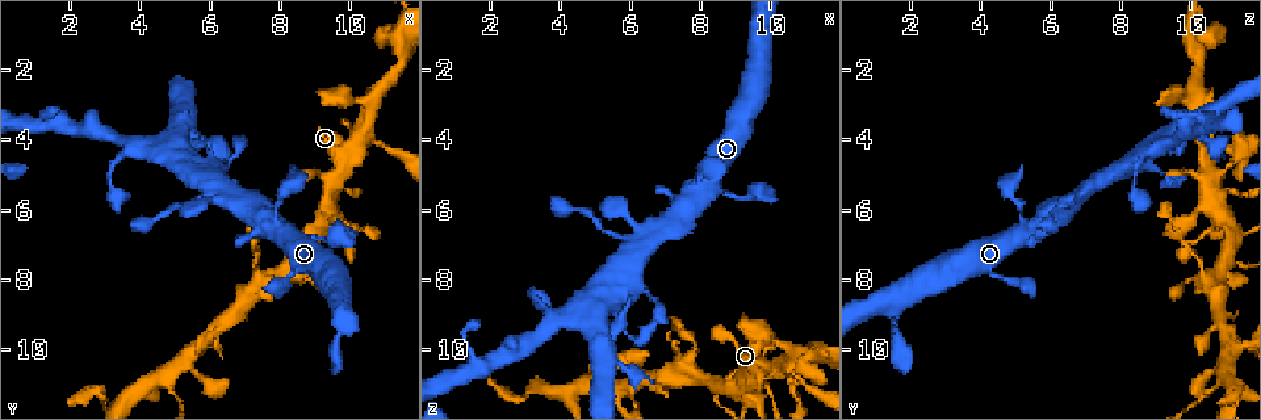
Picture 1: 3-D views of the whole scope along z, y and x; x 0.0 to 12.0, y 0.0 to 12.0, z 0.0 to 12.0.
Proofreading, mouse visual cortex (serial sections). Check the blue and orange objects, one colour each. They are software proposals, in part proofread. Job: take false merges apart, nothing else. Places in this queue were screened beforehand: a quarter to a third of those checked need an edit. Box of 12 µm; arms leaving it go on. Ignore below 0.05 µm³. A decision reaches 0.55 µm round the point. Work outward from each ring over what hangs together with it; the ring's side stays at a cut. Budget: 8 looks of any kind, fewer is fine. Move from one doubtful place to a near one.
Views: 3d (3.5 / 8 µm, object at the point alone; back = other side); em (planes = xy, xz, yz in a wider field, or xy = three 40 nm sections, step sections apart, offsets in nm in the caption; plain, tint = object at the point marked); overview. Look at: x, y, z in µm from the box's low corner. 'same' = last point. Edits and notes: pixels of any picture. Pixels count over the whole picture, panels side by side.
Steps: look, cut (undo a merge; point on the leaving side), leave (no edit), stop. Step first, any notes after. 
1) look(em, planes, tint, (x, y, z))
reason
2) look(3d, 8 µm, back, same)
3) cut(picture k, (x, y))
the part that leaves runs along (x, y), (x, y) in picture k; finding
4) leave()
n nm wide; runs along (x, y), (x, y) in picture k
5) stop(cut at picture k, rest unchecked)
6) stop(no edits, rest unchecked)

look(3d, 8 µm, (11.3, 1.1, 10.1))
abrupt turn

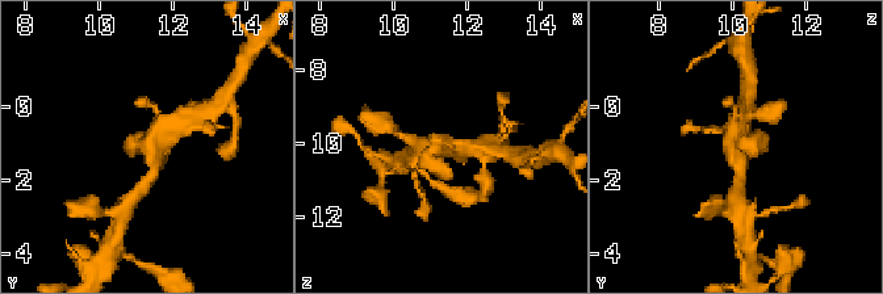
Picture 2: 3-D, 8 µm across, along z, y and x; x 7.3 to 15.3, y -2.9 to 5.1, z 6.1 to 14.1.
look(em, xy, step 2, tint, (11.4, 1.1, 10.1))

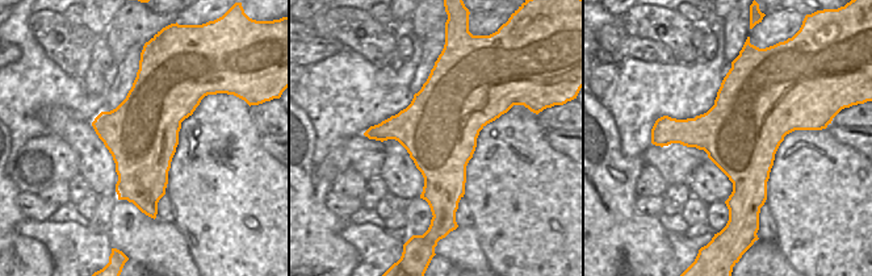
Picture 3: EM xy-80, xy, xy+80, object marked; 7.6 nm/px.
leave()
runs along (739, 179), (735, 145), (758, 139) in picture 2; continuous, no second cell

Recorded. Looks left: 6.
look(3d, 3.5 µm, back, (9.6, 5.1, 10.6))
a fork

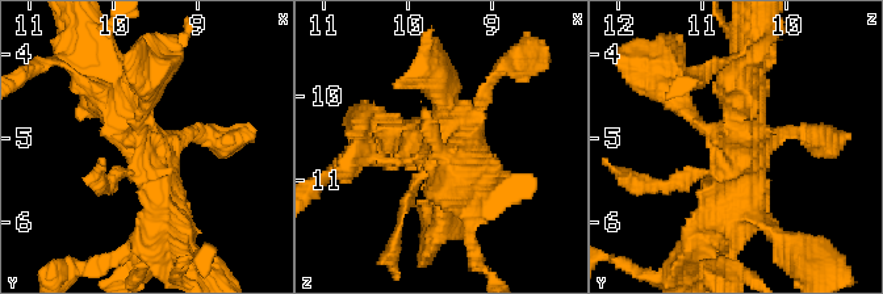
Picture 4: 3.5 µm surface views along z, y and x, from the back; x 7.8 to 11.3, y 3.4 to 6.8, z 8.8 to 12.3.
look(em, xy, step 3, tint, (9.60, 5.10, 10.55))

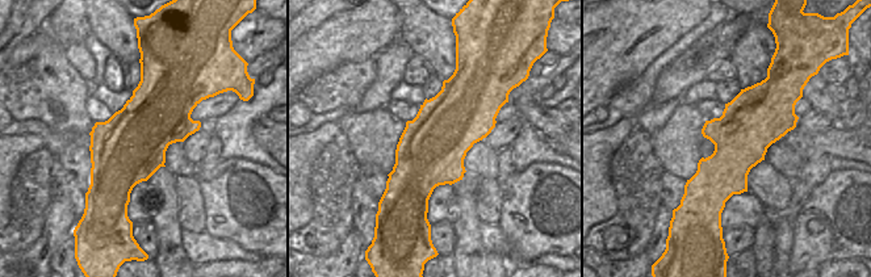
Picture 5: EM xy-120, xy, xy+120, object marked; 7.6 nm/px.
leave()
runs along (757, 71), (724, 221) in picture 4; continuous, no second cell

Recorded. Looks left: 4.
look(3d, 3.5 µm, (8.5, 7.9, 10.9))
four or more arms meet

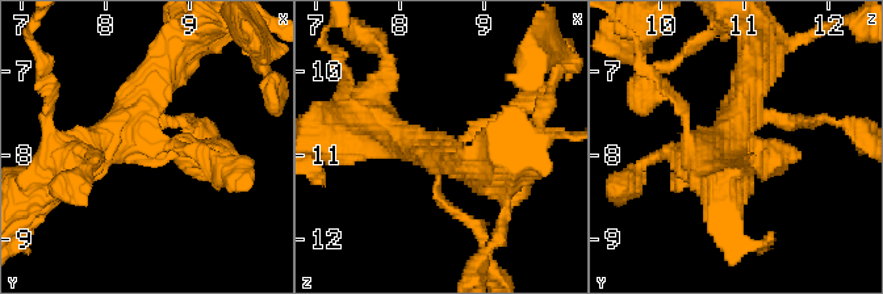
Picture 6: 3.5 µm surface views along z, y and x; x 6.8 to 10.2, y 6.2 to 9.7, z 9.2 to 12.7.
look(em, xy, step 5, plain, (8.45, 7.90, 10.90))
shape alone is not enough

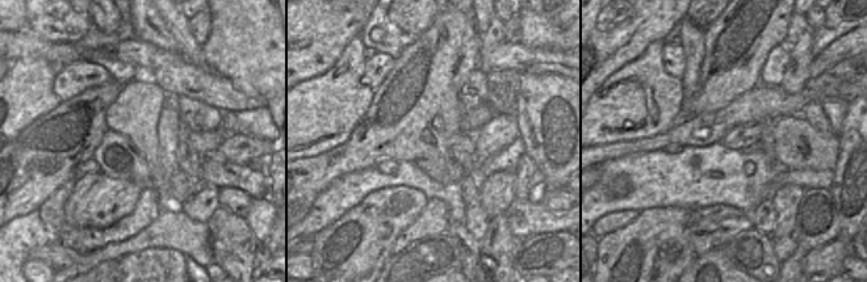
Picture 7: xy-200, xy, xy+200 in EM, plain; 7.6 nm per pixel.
look(em, xy, step 5, tint, same)
with the object marked

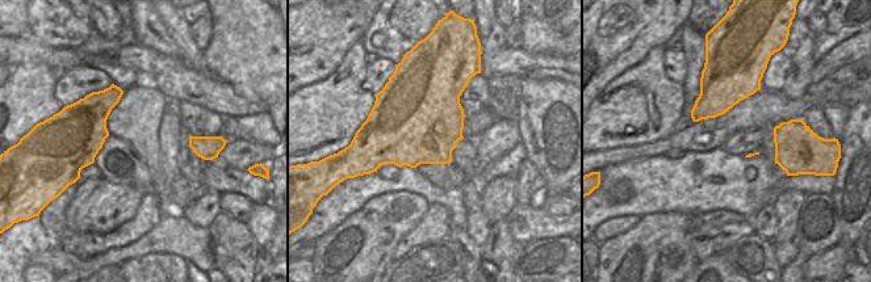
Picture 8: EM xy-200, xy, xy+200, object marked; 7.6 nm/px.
leave()
700 nm wide; runs along (157, 78), (120, 126), (149, 158), (213, 154) in picture 6; all the same cell

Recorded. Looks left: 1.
stop(no edits, rest unchecked)

